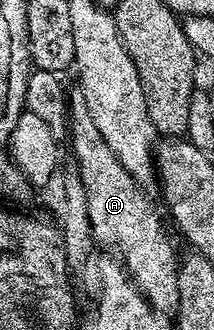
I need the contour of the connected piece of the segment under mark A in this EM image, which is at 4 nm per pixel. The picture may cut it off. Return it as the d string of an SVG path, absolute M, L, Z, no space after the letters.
M79 91L67 98L68 137L72 141L72 153L76 156L75 172L84 184L84 201L88 204L88 224L93 238L113 245L120 252L122 262L131 282L140 294L152 304L157 313L171 314L178 303L178 252L172 246L152 201L145 190L118 163L118 155L106 147L106 139L98 131L90 111L86 111L86 99Z

